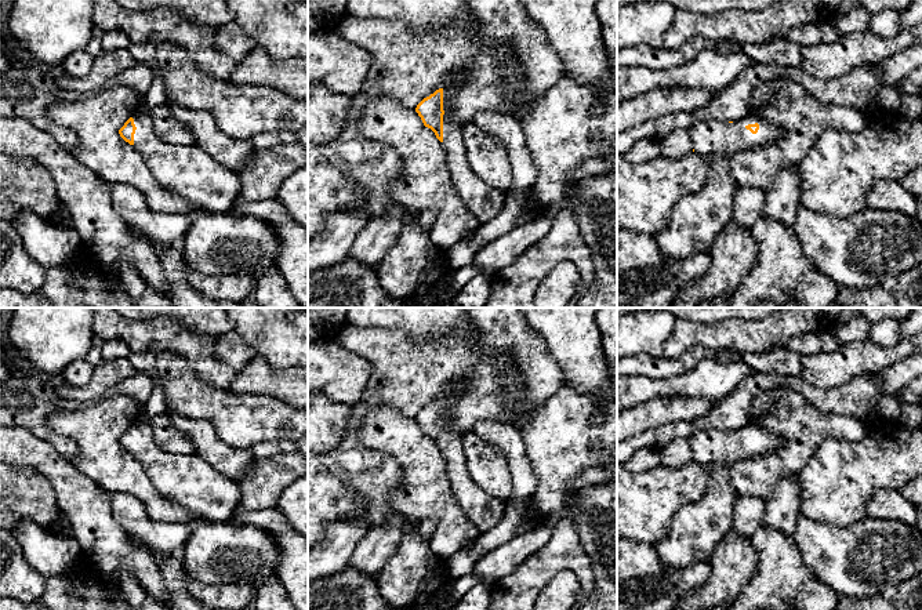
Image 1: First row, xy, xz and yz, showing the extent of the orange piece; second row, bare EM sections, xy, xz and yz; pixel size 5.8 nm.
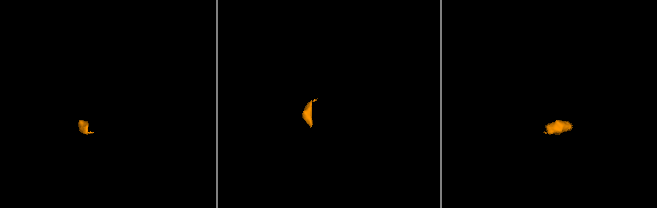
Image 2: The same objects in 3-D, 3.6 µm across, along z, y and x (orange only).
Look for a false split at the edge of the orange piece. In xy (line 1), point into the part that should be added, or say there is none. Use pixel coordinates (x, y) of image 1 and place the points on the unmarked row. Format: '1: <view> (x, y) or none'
1: xy (189, 480)

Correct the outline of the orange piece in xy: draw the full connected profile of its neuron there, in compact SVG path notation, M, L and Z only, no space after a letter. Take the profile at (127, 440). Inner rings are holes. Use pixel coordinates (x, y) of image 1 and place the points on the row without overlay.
M150 420L135 422L119 443L141 464L161 497L199 519L230 522L242 500L239 483L221 475L197 454L163 451L155 440Z

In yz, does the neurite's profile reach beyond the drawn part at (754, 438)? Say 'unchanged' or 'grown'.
grown

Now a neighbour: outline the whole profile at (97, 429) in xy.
M116 395L102 397L84 410L54 411L47 418L47 425L55 433L76 440L79 454L72 460L73 465L97 483L102 490L124 493L139 500L152 520L163 523L196 523L200 520L175 501L166 500L153 487L145 469L133 454L126 451L119 439L124 432L139 421L138 406L130 396Z

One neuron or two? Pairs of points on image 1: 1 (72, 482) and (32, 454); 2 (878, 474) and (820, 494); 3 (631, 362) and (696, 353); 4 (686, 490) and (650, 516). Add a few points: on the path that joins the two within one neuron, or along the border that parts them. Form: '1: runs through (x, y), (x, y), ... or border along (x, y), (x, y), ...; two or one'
1: runs through (62, 475), (42, 457); one
2: runs through (864, 474), (846, 474), (834, 486); one
3: runs through (648, 366), (657, 369), (679, 366); one
4: runs through (678, 490), (659, 508); one

